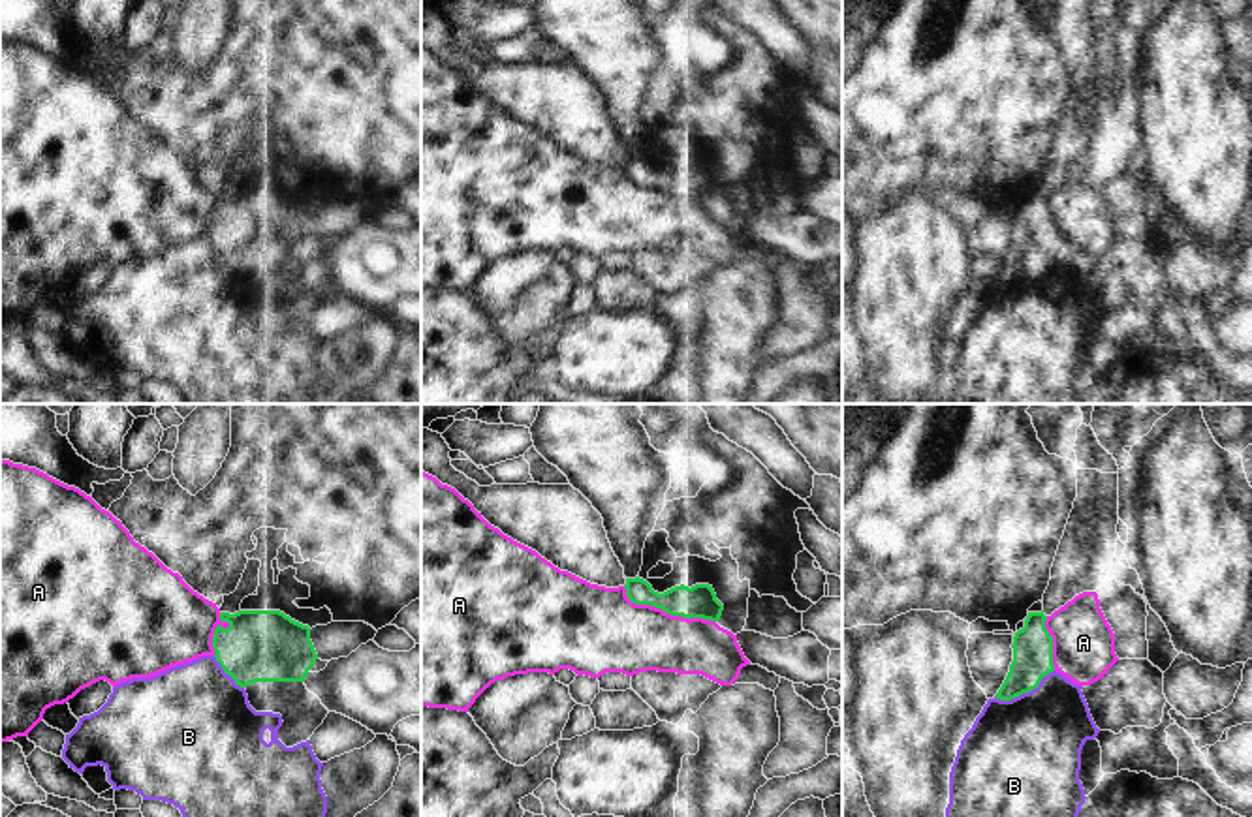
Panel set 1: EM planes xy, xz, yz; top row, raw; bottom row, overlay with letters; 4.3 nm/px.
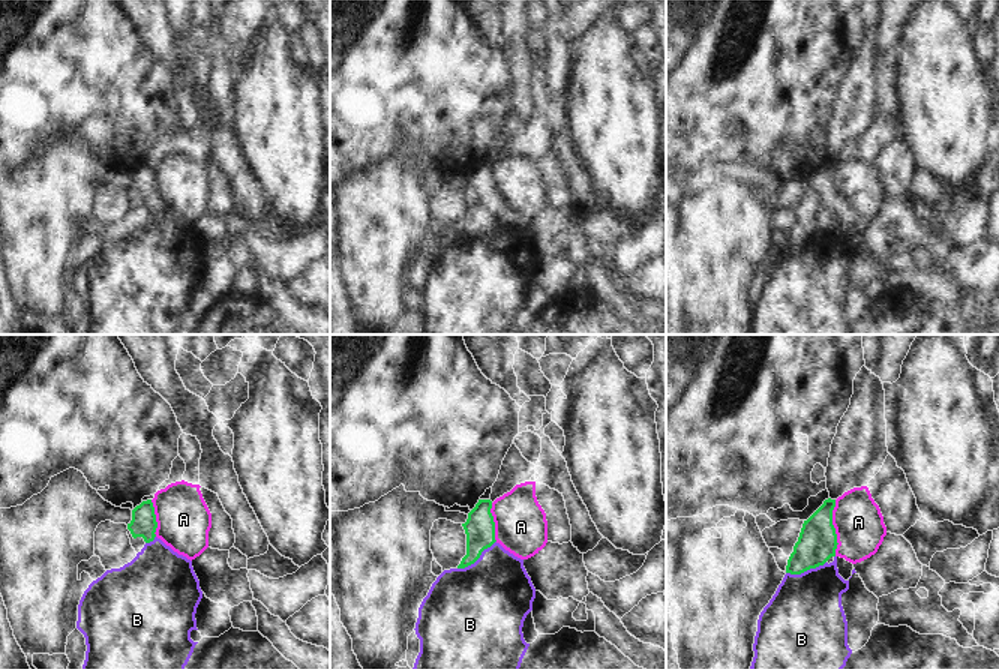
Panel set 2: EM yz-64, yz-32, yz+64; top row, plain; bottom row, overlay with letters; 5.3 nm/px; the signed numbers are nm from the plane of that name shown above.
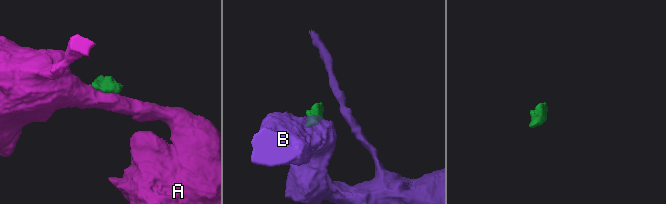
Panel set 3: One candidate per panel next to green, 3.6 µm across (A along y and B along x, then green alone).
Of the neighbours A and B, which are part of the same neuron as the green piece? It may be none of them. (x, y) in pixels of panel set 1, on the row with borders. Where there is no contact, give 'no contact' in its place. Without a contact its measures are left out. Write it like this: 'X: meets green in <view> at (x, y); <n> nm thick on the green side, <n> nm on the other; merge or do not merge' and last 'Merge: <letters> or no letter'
A: meets green in xz at (666, 611); 140 nm thick on the green side, 320 nm on the other; do not merge
B: meets green in yz at (1025, 692); 180 nm thick on the green side, 460 nm on the other; do not merge
Merge: no letter

